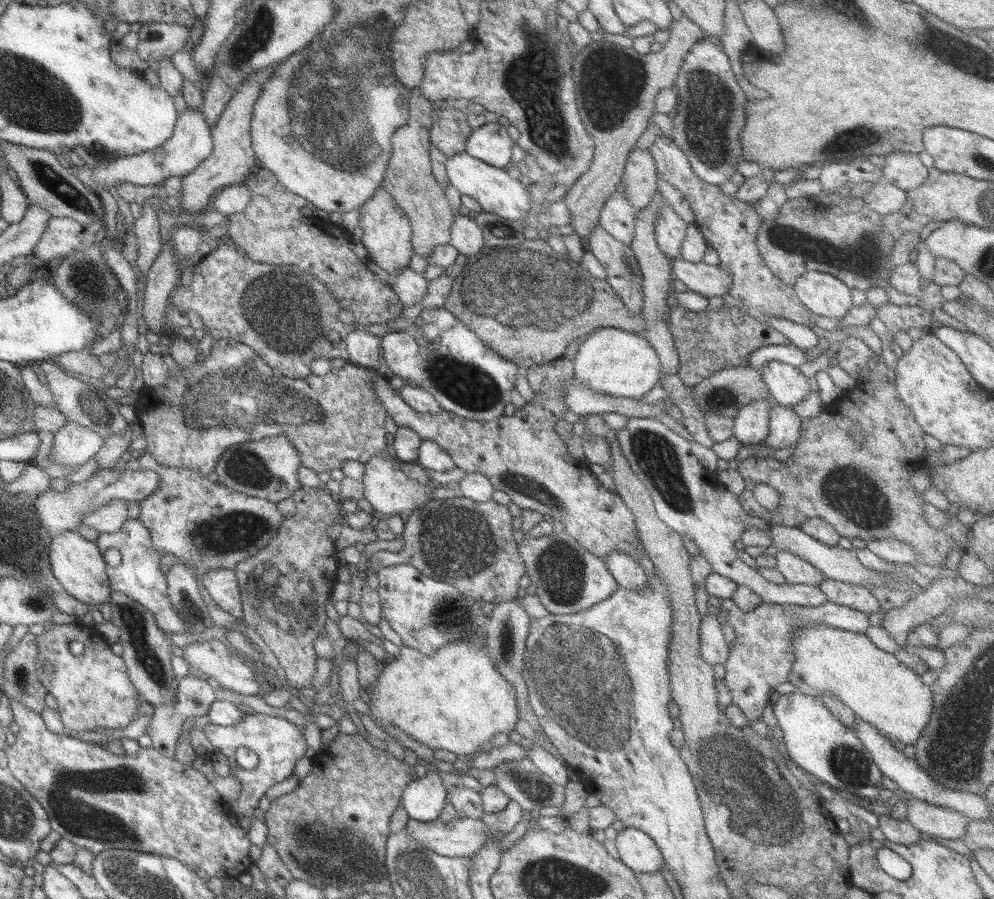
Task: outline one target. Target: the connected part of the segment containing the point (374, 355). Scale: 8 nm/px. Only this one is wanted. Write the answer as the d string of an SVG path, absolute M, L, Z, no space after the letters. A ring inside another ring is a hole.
M354 330L344 338L348 363L382 371L381 338L364 330Z

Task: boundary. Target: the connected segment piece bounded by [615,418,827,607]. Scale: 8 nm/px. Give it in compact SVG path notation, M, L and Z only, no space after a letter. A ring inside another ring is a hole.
M650 418L628 419L626 427L623 430L619 430L615 436L619 442L621 453L628 460L629 466L635 472L634 474L640 478L640 481L650 491L653 505L655 506L654 510L658 518L668 528L681 534L683 538L685 536L685 538L689 538L694 542L699 548L699 554L709 562L712 572L721 574L724 578L732 579L736 586L747 586L752 592L758 594L766 604L816 607L827 601L825 594L819 587L788 584L786 582L782 585L774 584L762 577L756 569L744 563L736 555L737 548L734 542L741 539L741 534L745 530L752 527L764 529L769 524L765 520L760 520L744 512L739 498L736 495L732 495L724 486L724 483L719 481L717 475L704 468L698 461L698 458L690 451L690 441L668 429L661 421Z

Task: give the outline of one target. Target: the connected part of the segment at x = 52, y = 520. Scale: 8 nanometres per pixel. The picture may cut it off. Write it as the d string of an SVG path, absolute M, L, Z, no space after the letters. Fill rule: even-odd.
M101 469L98 475L92 475L84 483L71 484L65 492L48 490L46 493L35 496L33 500L33 513L42 526L48 531L77 531L84 513L99 509L112 501L140 500L143 501L152 492L158 490L160 480L153 470Z

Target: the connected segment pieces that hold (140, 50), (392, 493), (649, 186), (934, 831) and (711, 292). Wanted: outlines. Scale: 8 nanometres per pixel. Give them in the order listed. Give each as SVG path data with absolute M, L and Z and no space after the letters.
M160 22L143 24L138 31L140 40L136 52L142 60L157 63L161 58L171 57L186 50L191 29L179 24Z
M373 456L364 463L363 498L366 498L372 505L373 512L379 517L389 518L392 515L401 512L411 512L418 508L420 504L430 497L434 490L428 485L420 485L416 481L412 481L404 475L401 470L401 462L386 460L379 456Z
M635 147L625 162L621 186L636 213L640 213L652 203L652 196L657 192L658 178L655 160L648 149L642 151Z
M909 799L906 808L908 821L912 822L921 834L934 838L960 841L970 822L964 814L922 800Z
M672 260L672 276L680 280L689 291L707 296L721 296L727 294L732 286L732 280L720 266L709 266L703 261L686 262L686 260Z

